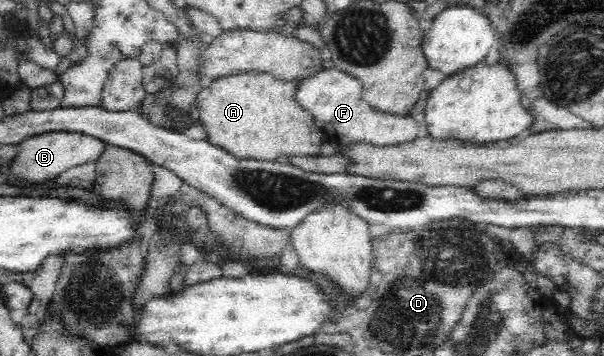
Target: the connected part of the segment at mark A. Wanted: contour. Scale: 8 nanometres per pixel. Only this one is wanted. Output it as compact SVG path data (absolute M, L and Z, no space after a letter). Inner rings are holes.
M247 71L247 73L229 74L223 78L216 78L210 86L202 88L197 95L199 104L199 123L207 134L207 142L233 154L233 157L256 158L257 161L282 161L287 157L297 155L303 157L317 157L326 153L329 144L315 124L313 116L303 110L295 101L300 78L290 78L284 81L271 73Z

